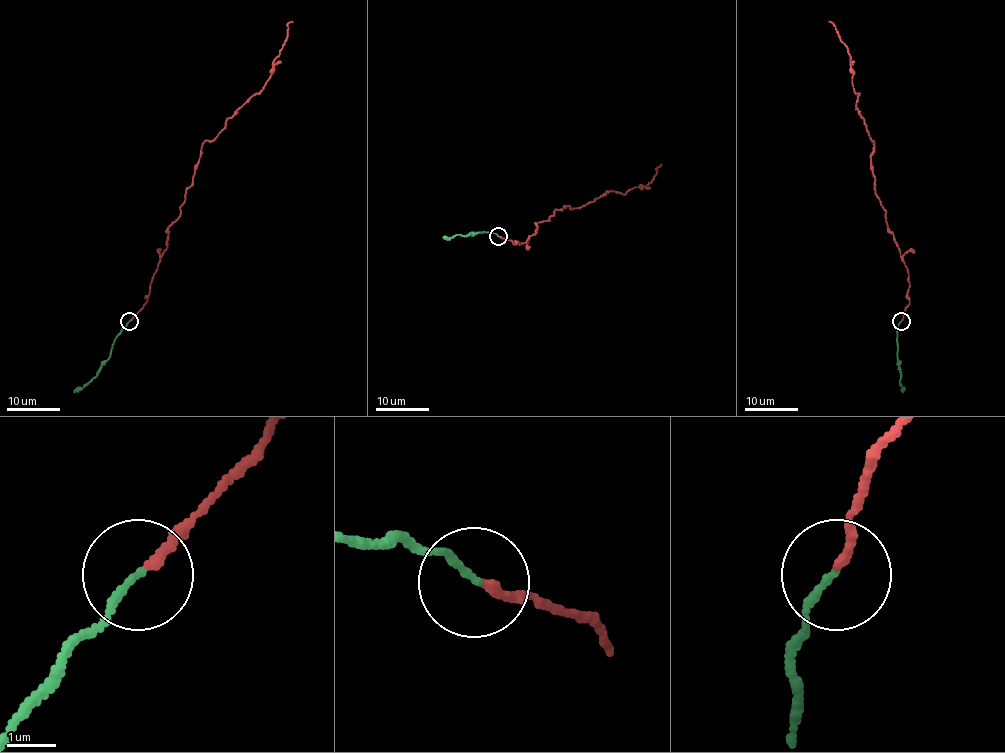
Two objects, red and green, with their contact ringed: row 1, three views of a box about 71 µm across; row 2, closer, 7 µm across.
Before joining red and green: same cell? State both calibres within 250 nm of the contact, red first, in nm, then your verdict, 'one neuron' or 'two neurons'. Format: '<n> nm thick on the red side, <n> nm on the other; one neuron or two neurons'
180 nm thick on the red side, 150 nm on the other; one neuron

